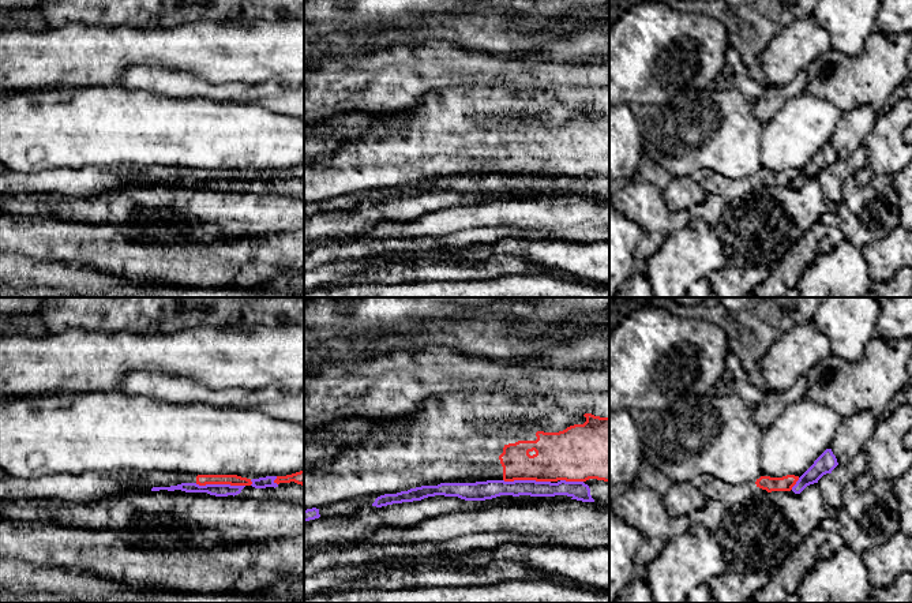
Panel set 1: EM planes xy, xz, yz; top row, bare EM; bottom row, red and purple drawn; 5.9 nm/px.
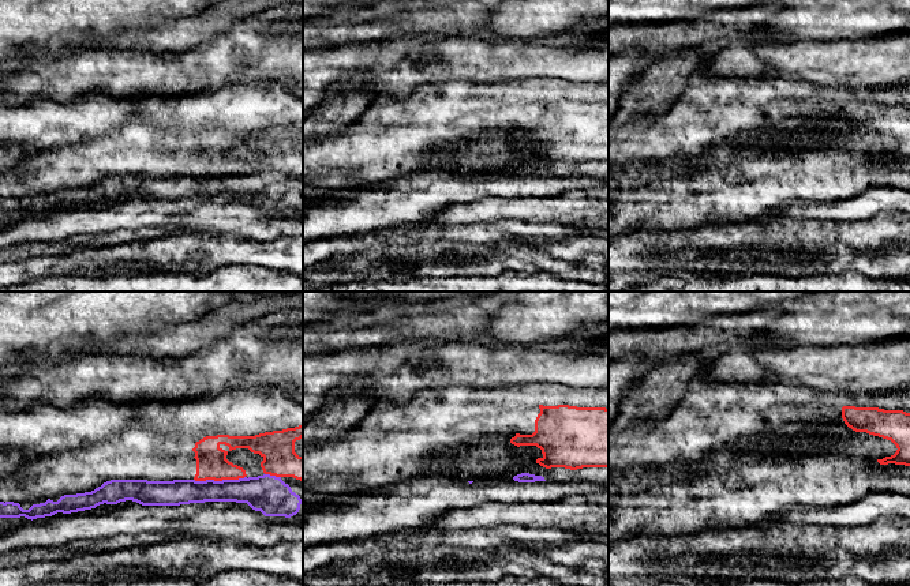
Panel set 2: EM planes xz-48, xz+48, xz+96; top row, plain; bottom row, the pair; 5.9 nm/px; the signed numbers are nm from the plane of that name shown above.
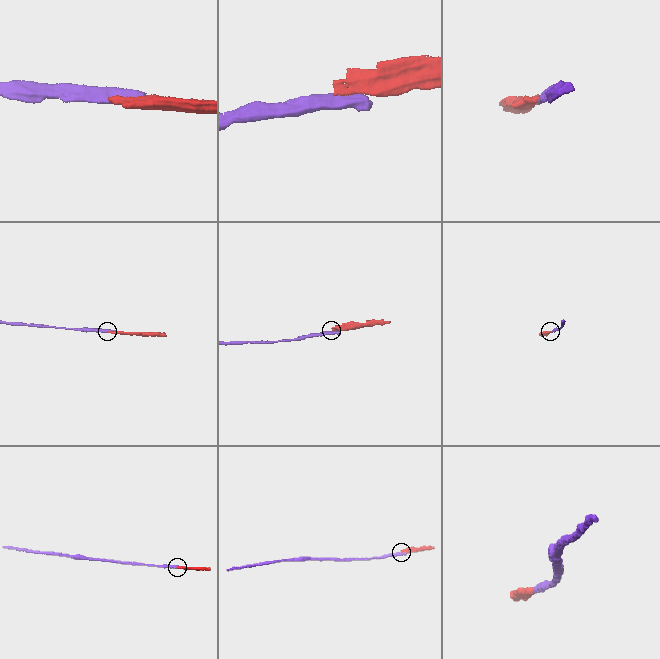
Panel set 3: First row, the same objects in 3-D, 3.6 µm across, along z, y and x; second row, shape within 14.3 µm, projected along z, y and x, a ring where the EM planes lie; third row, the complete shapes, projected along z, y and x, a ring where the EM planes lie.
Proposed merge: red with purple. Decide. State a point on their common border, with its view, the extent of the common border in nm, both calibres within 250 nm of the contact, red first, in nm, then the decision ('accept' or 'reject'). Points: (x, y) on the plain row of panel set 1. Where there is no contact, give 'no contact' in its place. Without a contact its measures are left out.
meets red in xy at (220, 178); contact 300 nm long; 60 nm thick on the red side, 80 nm on the other; reject

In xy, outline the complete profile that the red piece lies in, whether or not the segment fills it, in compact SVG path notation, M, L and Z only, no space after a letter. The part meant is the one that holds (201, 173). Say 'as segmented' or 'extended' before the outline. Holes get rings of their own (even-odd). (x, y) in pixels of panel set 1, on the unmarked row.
extended; M98 166L48 168L38 172L0 173L0 195L59 194L63 196L90 198L132 186L151 186L153 181L170 181L181 177L251 180L251 173L237 169L191 169L177 166Z

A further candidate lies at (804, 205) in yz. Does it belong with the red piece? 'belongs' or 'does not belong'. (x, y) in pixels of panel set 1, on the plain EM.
does not belong

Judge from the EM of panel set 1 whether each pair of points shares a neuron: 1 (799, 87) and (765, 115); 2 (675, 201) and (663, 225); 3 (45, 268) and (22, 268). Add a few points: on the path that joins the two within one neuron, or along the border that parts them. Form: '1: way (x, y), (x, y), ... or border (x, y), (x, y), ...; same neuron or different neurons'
1: way (789, 90), (772, 105); same neuron
2: border (661, 191), (663, 201), (671, 210), (686, 212); different neurons
3: way (40, 268), (27, 268); same neuron

